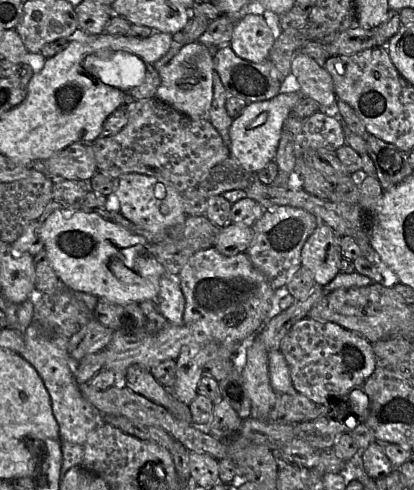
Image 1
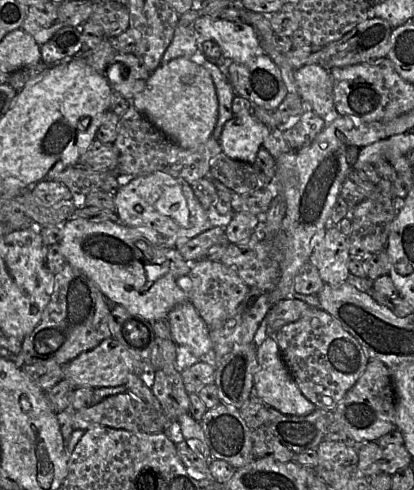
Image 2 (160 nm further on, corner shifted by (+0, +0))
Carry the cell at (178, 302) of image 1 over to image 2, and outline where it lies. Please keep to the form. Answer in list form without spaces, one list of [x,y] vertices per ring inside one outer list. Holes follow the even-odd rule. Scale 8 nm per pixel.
[[[190,301],[175,306],[168,314],[173,341],[190,349],[198,359],[210,359],[212,341],[210,329]]]

